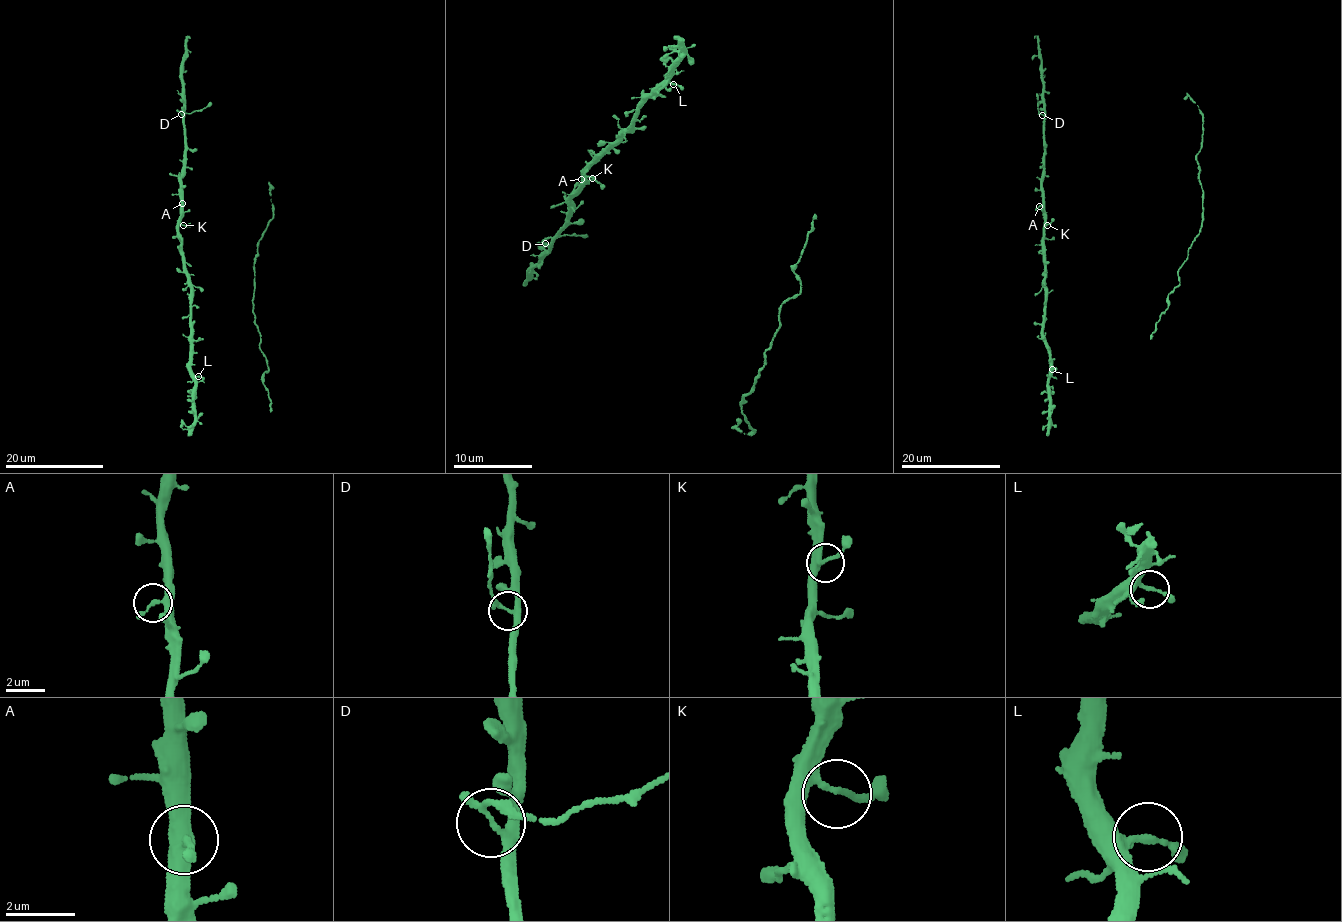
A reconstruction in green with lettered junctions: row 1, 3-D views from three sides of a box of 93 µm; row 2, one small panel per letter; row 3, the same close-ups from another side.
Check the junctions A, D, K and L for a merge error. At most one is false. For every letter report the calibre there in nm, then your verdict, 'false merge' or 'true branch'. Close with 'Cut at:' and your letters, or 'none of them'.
A: 200 nm | true branch
D: 200 nm | false merge
K: 180 nm | true branch
L: 190 nm | true branch
Cut at: D

